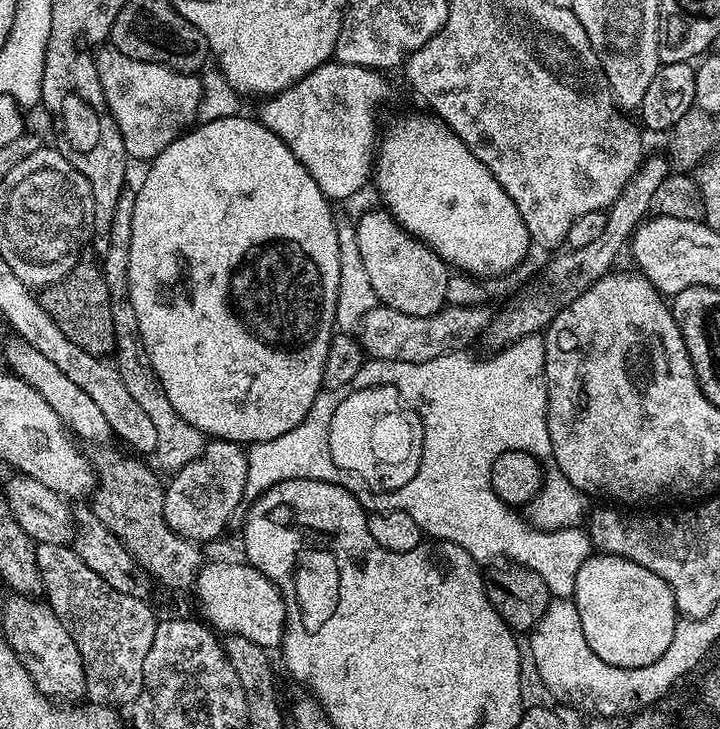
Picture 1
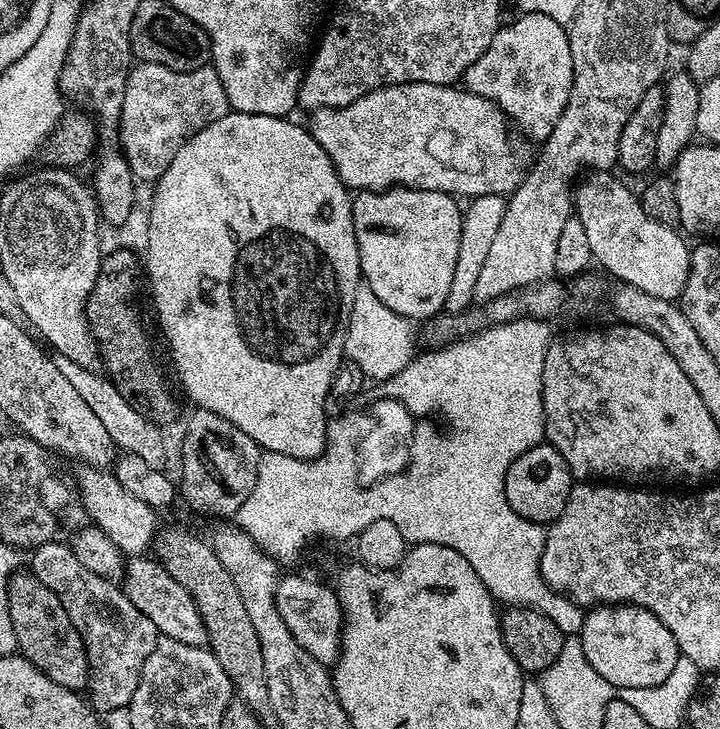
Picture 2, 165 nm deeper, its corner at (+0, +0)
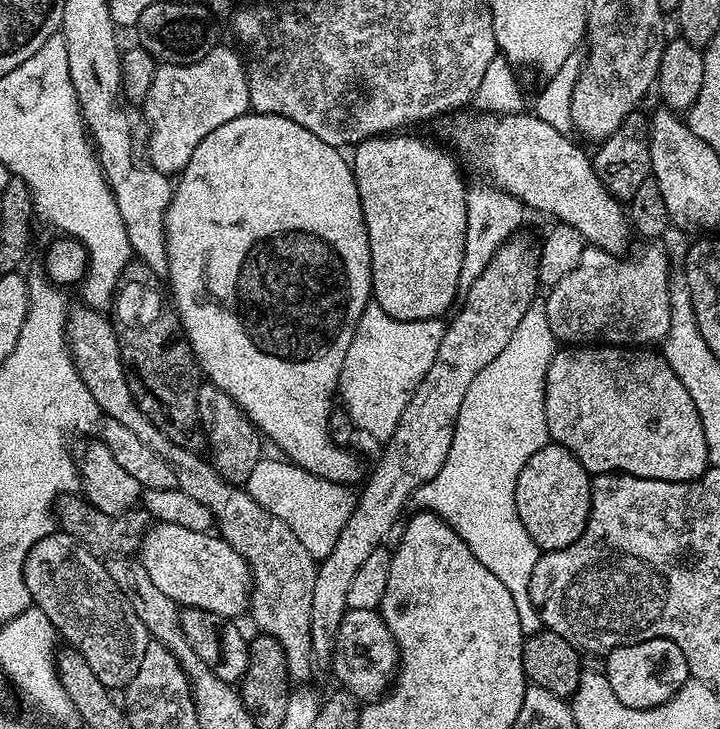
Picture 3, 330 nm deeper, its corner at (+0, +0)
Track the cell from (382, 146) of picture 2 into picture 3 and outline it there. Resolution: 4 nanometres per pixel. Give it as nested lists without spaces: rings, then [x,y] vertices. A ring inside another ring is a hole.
[[[464,110],[455,113],[456,121],[452,124],[453,145],[451,144],[465,165],[468,163],[474,171],[484,175],[481,177],[487,178],[497,188],[518,198],[525,209],[532,211],[533,208],[536,212],[545,212],[548,216],[556,216],[552,218],[561,224],[574,226],[574,230],[578,230],[578,234],[582,234],[582,238],[589,245],[620,250],[616,248],[627,242],[628,232],[630,236],[630,220],[621,201],[611,196],[602,186],[596,171],[592,169],[589,153],[586,154],[578,145],[571,144],[565,133],[554,130],[554,126],[549,126],[542,122],[542,118],[524,110],[504,115],[476,114],[476,117],[467,116],[466,113]]]

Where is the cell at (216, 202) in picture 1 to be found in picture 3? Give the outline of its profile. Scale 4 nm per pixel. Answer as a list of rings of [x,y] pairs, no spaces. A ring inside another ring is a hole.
[[[249,111],[247,116],[239,116],[234,118],[234,122],[226,122],[226,126],[218,126],[218,130],[210,130],[210,134],[206,134],[206,138],[198,142],[194,154],[190,156],[190,162],[175,181],[172,201],[164,223],[164,237],[168,251],[166,274],[168,278],[172,278],[172,292],[176,295],[174,308],[199,367],[206,376],[208,371],[207,379],[232,397],[245,416],[267,439],[269,436],[285,452],[281,453],[297,468],[304,468],[310,474],[321,476],[323,480],[330,480],[333,484],[353,486],[352,484],[359,485],[365,479],[366,468],[364,472],[363,462],[358,457],[351,456],[347,447],[333,443],[329,416],[334,411],[332,392],[334,396],[340,383],[340,372],[344,369],[344,359],[352,336],[356,333],[356,324],[370,304],[372,255],[368,249],[368,231],[364,225],[358,186],[352,173],[352,165],[344,155],[341,149],[322,142],[322,138],[310,134],[310,130],[298,126],[298,122],[290,122],[290,118],[261,116],[258,112]]]

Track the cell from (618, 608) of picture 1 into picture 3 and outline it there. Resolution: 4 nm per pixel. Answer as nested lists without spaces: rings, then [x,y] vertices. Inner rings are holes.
[[[650,638],[637,644],[623,644],[607,653],[605,660],[608,661],[602,666],[602,673],[609,680],[610,689],[618,698],[618,702],[628,708],[653,708],[664,704],[690,678],[688,663],[682,650],[678,650],[678,646],[666,638]]]

